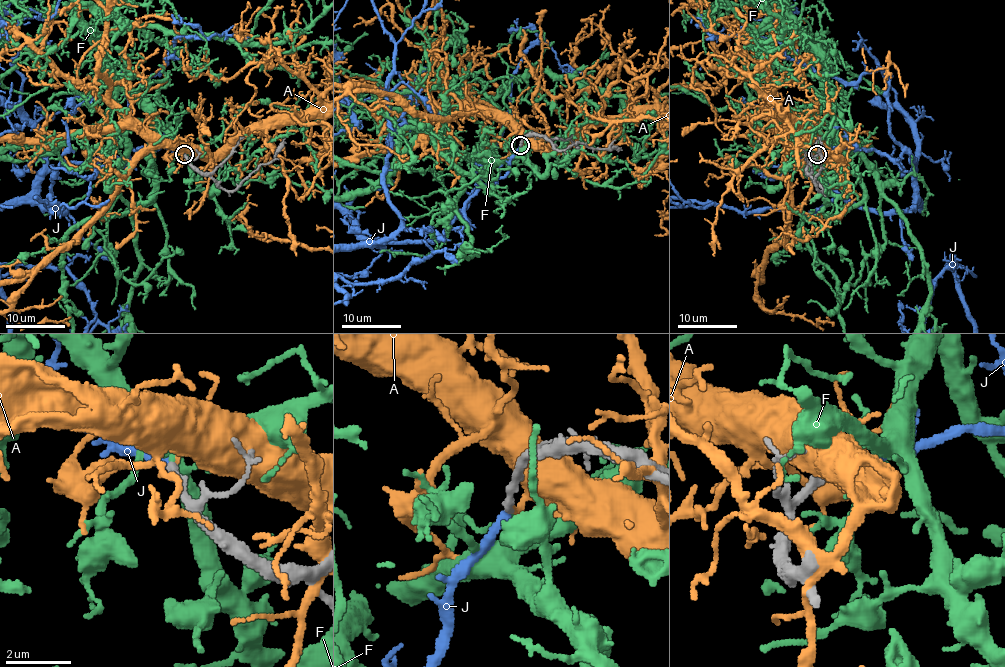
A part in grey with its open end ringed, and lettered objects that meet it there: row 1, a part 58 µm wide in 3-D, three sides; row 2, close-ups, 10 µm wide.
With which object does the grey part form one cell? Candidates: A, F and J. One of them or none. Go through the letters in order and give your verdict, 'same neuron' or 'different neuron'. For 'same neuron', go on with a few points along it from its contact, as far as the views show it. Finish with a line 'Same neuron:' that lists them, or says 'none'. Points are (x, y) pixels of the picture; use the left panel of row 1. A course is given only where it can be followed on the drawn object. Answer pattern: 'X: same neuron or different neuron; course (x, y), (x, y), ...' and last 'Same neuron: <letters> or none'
A: different neuron
F: different neuron
J: same neuron
Same neuron: J

